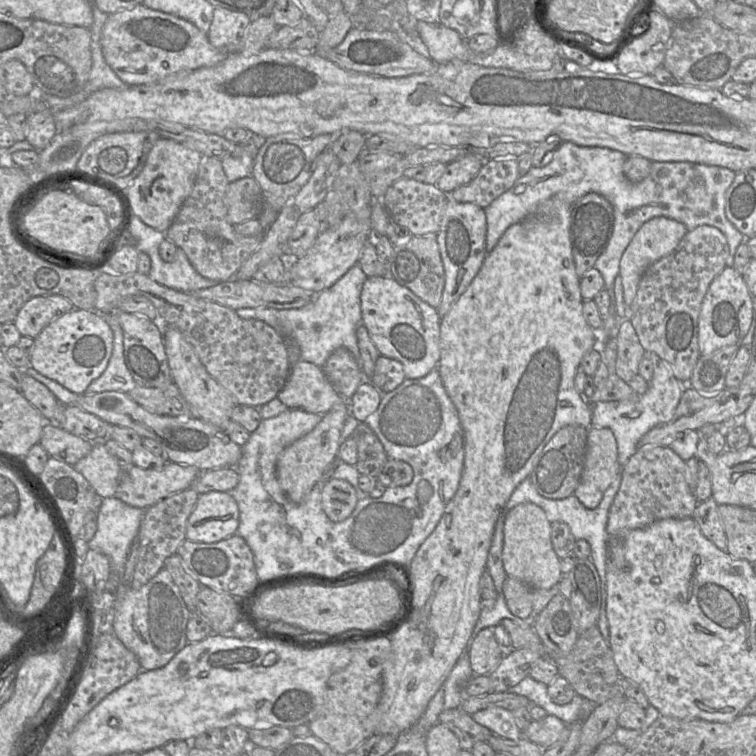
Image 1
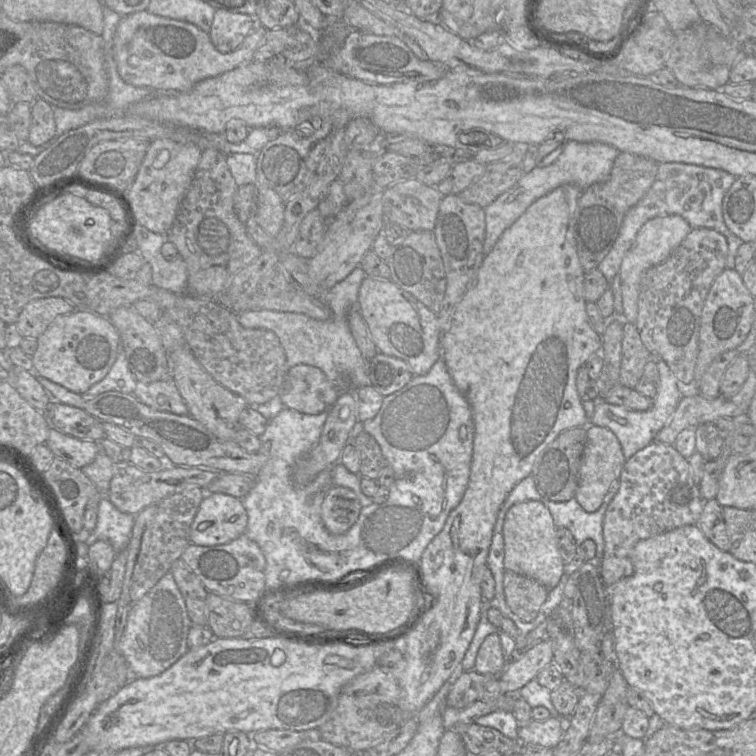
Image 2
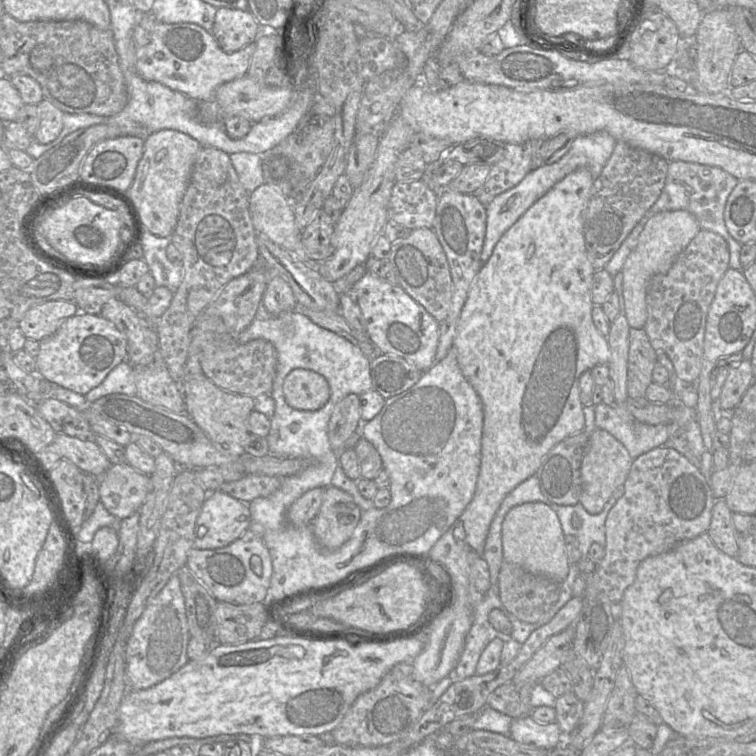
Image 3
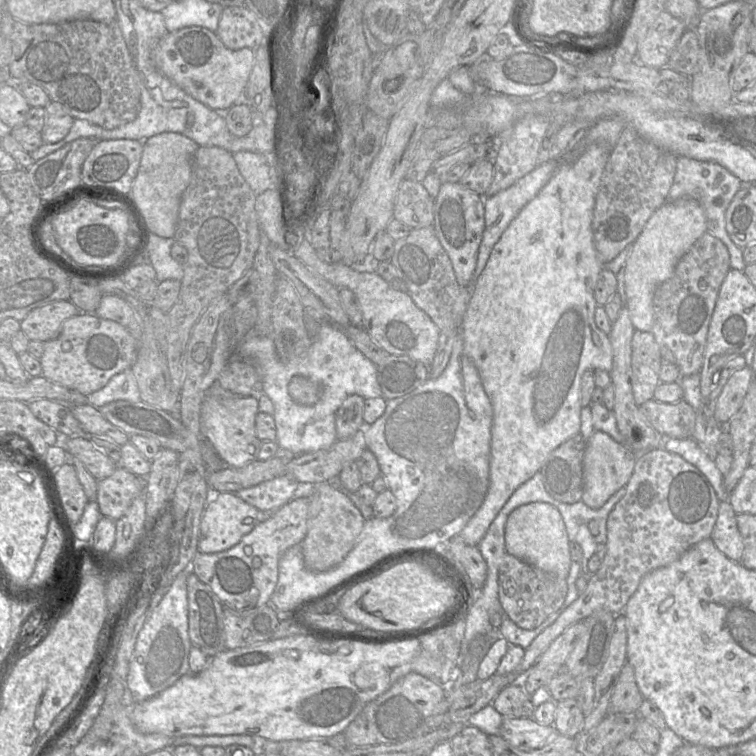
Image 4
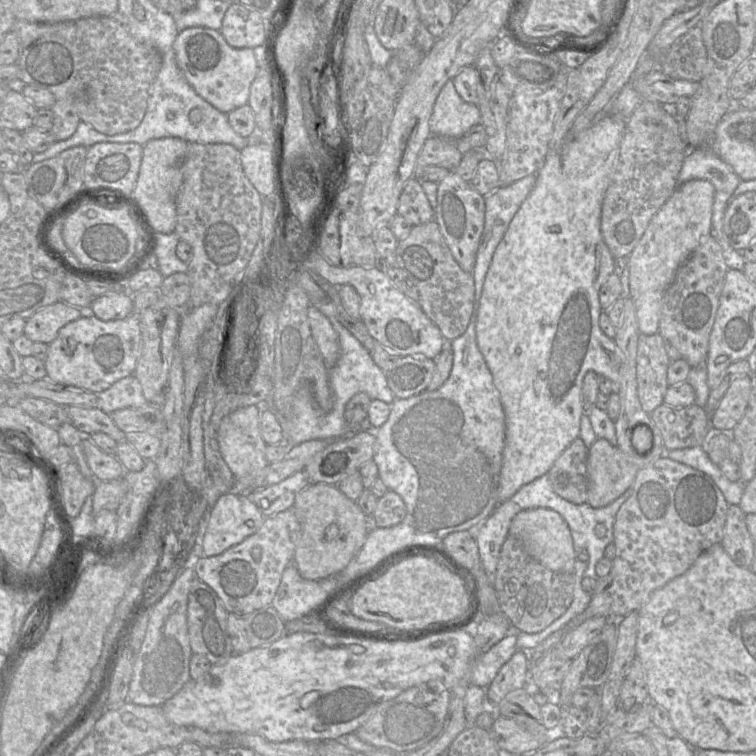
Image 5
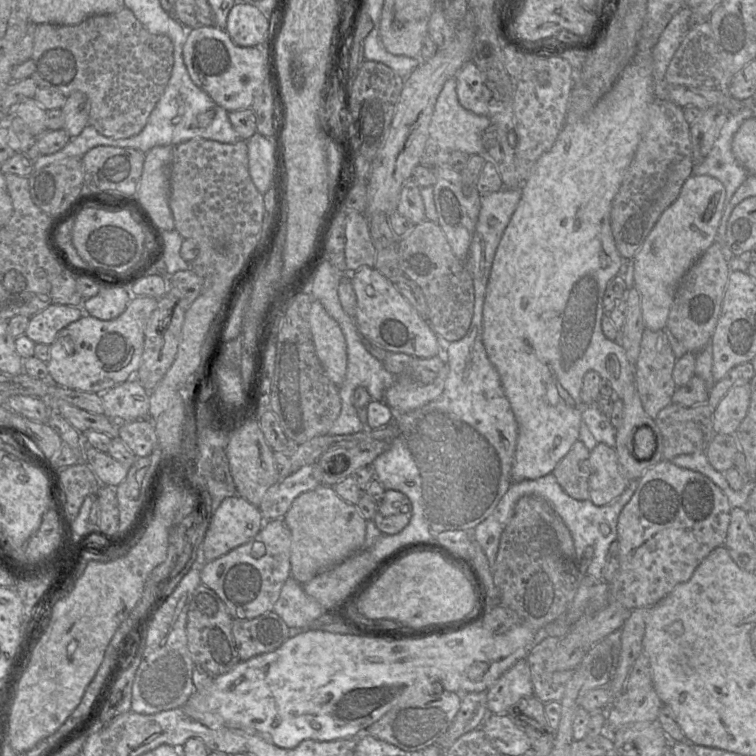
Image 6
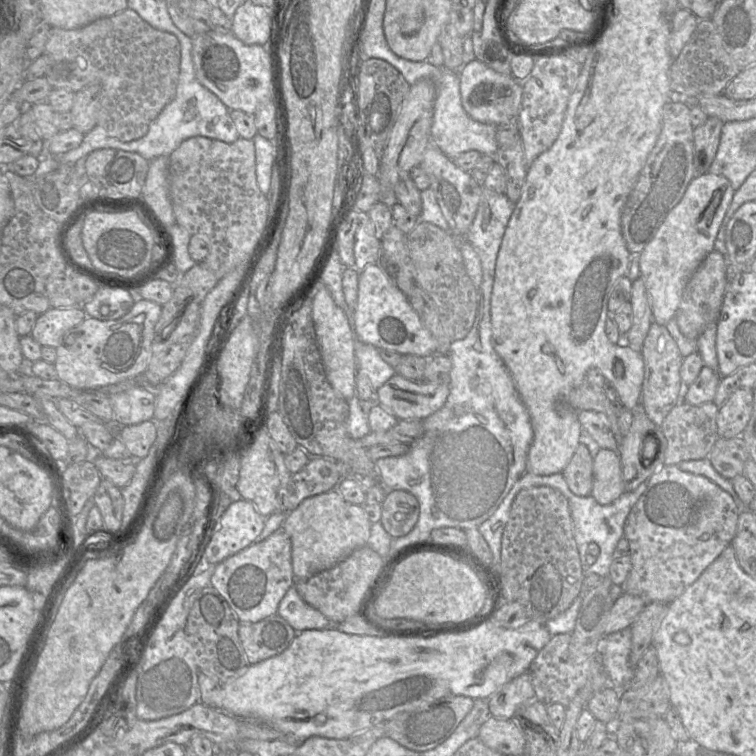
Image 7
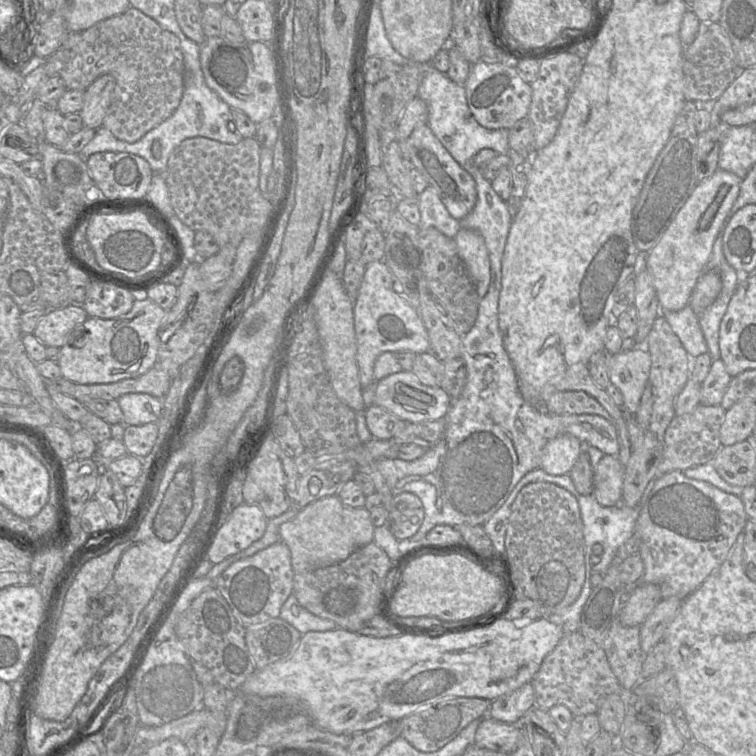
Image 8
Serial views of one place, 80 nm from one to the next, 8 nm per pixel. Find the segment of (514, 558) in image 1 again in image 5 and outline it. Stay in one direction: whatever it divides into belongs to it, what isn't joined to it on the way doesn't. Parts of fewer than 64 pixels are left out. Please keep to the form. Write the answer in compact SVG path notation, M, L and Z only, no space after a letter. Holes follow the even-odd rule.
M533 508L517 513L509 526L509 534L517 538L526 552L548 569L574 573L575 550L570 528L563 517L548 508Z

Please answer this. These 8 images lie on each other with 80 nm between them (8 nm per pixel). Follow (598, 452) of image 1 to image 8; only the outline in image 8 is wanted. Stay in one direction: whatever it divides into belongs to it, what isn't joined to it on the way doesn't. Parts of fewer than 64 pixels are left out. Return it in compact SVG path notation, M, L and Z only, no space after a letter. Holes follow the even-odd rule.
M604 454L594 470L593 493L604 507L618 505L622 497L624 466L618 457Z

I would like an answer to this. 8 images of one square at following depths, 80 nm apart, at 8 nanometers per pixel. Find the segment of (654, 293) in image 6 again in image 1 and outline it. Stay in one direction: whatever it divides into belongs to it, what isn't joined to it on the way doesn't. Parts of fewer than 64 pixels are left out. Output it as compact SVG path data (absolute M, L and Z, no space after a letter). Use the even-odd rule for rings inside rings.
M667 217L650 219L640 227L620 260L619 275L622 279L624 303L628 308L635 299L638 285L645 270L653 263L671 254L687 232L684 224Z

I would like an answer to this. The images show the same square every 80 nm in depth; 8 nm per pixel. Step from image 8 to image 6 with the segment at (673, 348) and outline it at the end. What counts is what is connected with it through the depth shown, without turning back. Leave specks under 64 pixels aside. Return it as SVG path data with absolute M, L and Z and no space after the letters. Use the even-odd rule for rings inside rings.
M645 329L640 343L640 352L635 366L636 390L645 413L656 419L658 413L672 404L672 397L677 389L672 372L677 359L664 330L651 331Z

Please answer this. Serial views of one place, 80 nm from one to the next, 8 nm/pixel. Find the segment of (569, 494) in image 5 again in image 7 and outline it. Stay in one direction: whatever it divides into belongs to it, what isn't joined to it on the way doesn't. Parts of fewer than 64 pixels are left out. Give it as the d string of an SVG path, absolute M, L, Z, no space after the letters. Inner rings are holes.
M579 444L570 462L561 473L569 489L577 496L587 497L593 487L593 458L587 447Z

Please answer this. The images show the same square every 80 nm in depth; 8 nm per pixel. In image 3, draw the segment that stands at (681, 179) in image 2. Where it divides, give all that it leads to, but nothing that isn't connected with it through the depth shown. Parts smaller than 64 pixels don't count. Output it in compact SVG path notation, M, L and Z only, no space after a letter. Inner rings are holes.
M685 161L670 162L665 185L659 198L633 228L619 249L614 253L611 260L605 265L604 269L613 277L622 270L626 258L637 246L639 235L652 216L666 211L686 210L696 218L701 230L714 232L725 239L730 253L729 268L743 270L740 263L742 244L730 235L724 222L726 201L738 182L734 176L719 167Z

